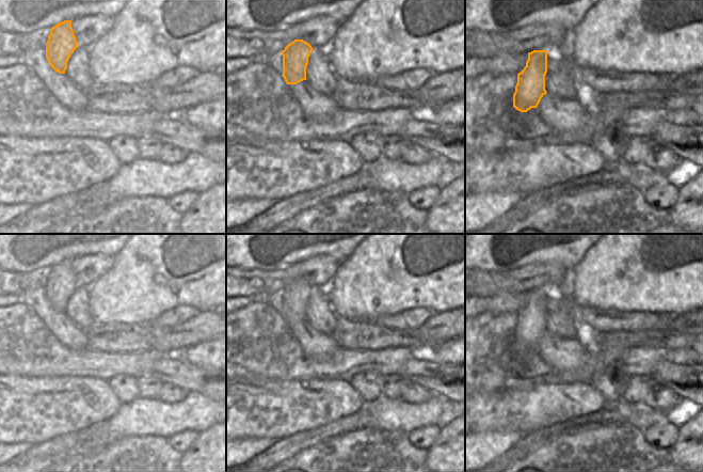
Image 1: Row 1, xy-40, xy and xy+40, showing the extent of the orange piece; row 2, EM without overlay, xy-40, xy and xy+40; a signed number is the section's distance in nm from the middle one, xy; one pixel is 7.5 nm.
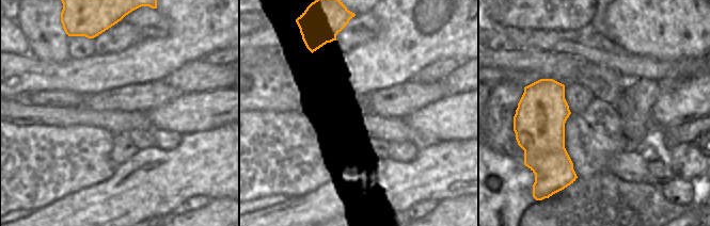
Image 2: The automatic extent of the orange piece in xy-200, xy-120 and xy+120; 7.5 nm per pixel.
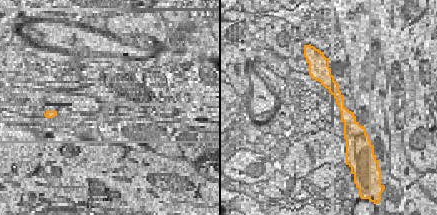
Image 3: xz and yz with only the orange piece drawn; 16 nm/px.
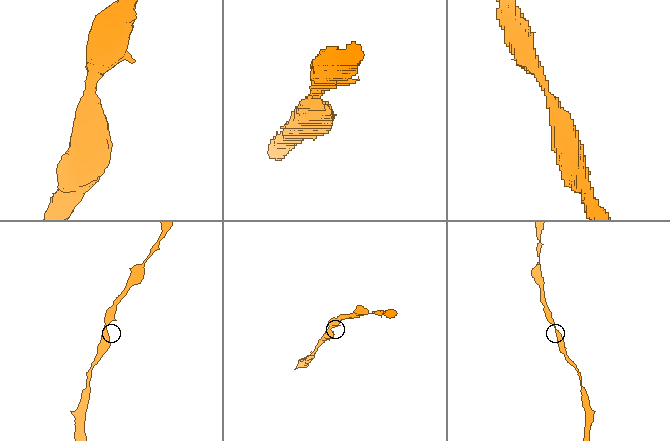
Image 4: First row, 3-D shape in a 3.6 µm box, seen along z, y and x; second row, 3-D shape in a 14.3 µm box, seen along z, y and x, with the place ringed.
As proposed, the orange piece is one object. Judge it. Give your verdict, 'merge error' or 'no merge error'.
no merge error

